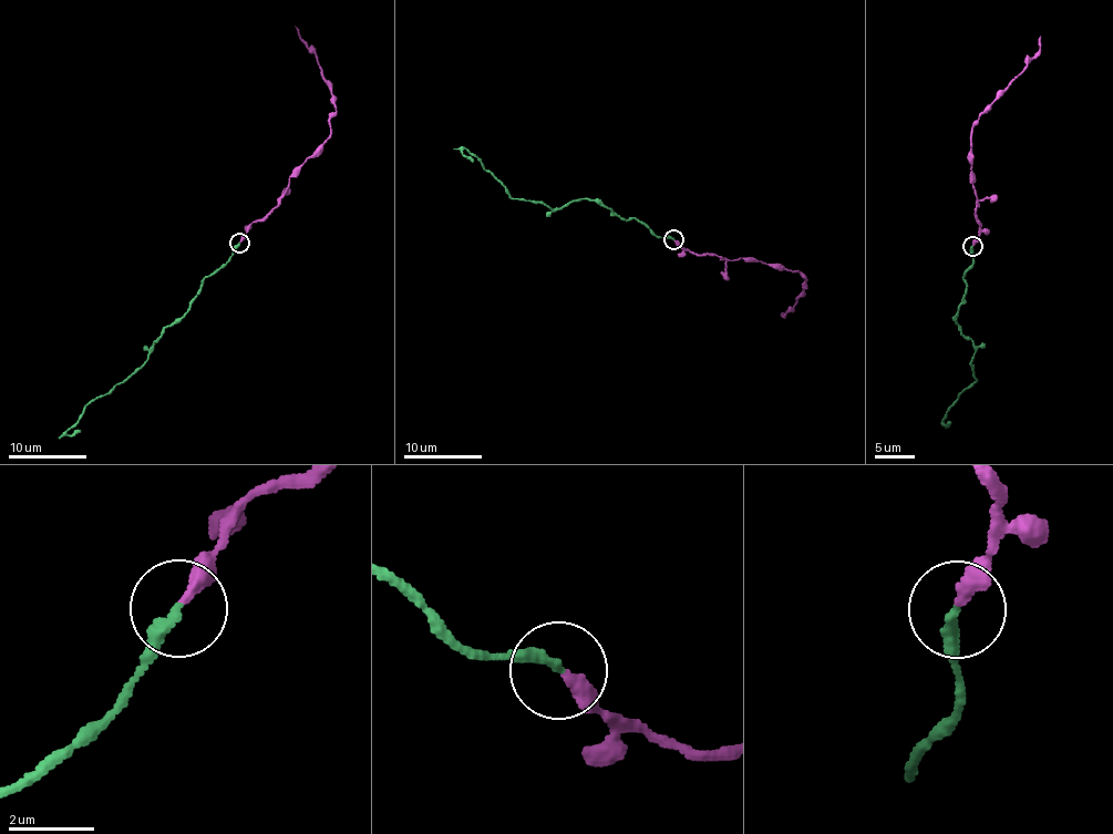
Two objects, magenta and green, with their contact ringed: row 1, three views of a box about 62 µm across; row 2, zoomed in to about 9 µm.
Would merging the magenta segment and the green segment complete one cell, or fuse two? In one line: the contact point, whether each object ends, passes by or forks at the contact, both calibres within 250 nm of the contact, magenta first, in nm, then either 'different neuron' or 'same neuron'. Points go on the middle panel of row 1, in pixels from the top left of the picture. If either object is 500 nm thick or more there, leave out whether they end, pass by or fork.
(673, 239) | magenta ends | green ends | 280/280 nm | different neuron

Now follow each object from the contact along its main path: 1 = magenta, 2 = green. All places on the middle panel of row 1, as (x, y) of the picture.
1: (674, 239), (696, 254), (779, 263), (800, 271), (806, 282), (793, 309), (782, 312)
2: (673, 239), (589, 199), (549, 208), (515, 199), (465, 148), (462, 152), (473, 162)

